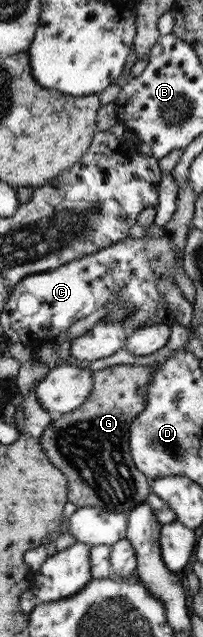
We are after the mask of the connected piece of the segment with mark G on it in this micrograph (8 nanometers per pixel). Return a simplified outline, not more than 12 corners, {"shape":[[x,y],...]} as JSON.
{"shape":[[150,366],[94,374],[40,446],[67,502],[129,513],[151,493],[129,433]]}

